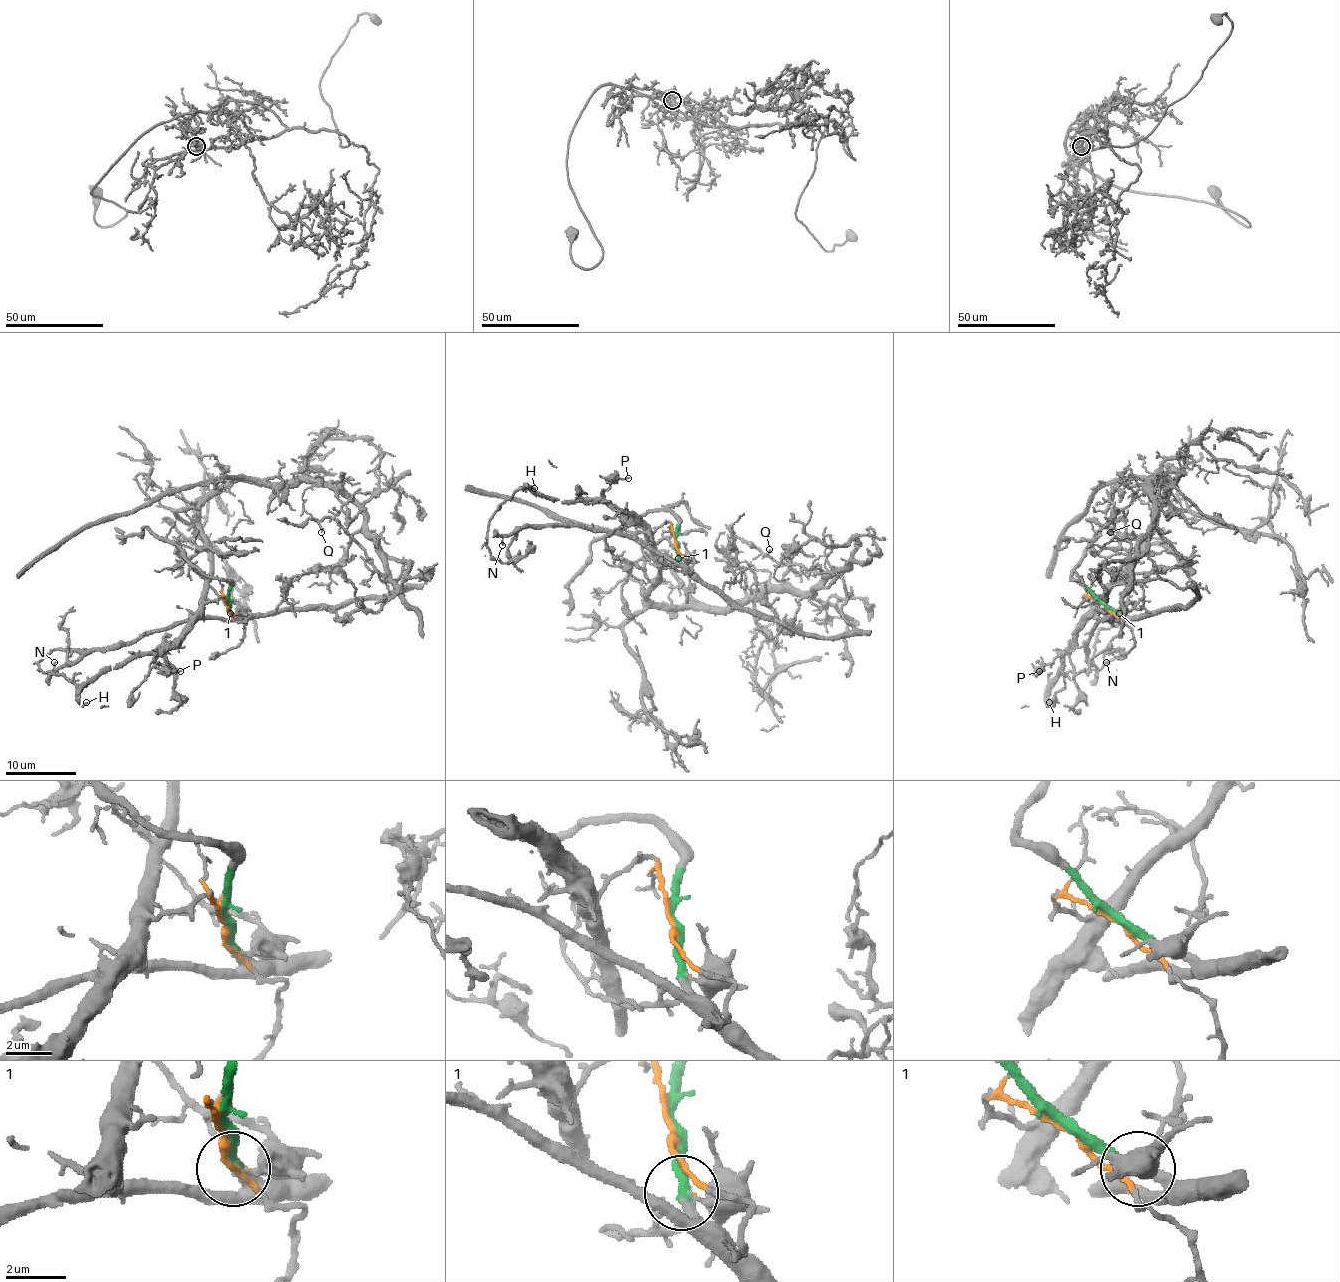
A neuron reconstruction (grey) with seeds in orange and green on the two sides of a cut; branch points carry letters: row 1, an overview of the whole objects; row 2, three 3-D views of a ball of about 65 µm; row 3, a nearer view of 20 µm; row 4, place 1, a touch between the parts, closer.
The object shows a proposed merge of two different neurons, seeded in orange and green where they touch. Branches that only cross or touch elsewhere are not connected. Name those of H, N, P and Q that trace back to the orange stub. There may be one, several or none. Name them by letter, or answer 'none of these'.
H, P

